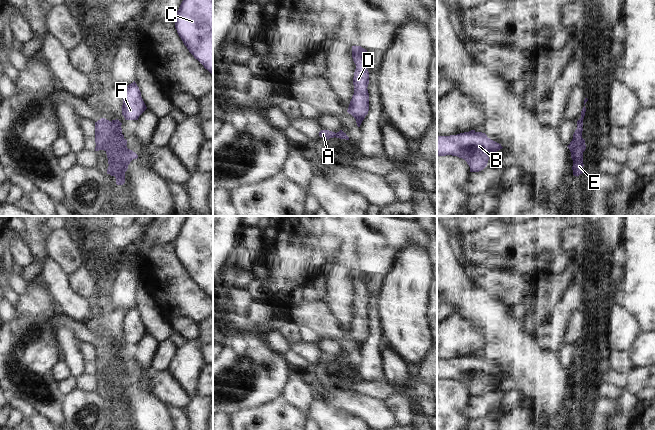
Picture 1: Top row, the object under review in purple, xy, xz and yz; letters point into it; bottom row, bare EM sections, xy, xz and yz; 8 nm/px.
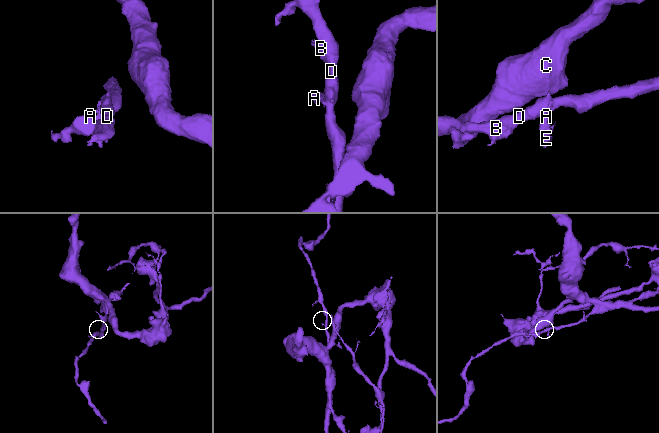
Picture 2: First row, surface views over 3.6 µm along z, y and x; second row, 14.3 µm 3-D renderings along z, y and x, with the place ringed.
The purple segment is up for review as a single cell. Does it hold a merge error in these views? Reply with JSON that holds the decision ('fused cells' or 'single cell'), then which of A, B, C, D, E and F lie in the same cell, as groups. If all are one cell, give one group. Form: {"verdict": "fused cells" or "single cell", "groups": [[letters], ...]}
{"verdict": "fused cells", "groups": [["A", "E"], ["B", "C", "D", "F"]]}

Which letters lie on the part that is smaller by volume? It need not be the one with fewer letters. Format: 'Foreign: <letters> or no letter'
Foreign: A, E

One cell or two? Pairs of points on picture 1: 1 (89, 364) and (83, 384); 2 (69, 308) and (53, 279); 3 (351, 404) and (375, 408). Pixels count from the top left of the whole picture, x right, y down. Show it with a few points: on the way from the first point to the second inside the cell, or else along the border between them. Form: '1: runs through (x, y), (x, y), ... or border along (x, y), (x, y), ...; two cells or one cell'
1: border along (84, 372), (94, 375); two cells
2: runs through (67, 301), (59, 286); one cell
3: runs through (357, 404), (369, 408); one cell

